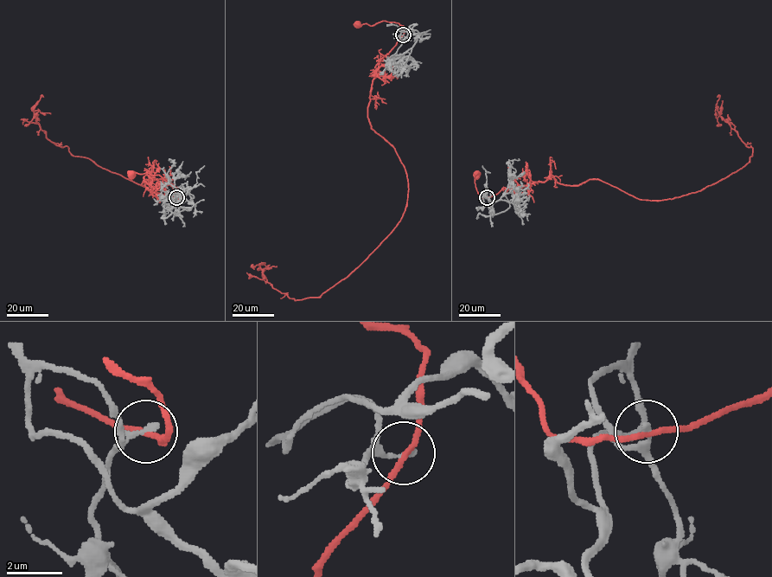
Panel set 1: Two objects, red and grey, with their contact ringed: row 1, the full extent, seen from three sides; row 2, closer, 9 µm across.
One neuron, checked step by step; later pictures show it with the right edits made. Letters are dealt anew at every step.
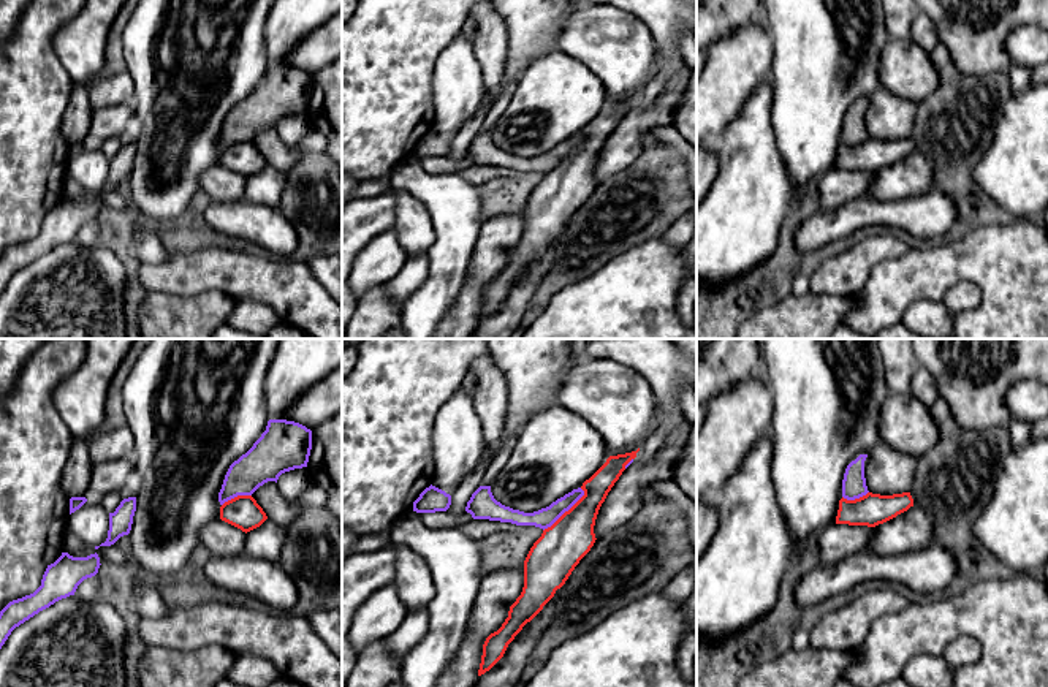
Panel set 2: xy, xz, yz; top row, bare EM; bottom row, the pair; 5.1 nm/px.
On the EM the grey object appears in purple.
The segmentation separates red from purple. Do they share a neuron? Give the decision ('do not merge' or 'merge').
do not merge

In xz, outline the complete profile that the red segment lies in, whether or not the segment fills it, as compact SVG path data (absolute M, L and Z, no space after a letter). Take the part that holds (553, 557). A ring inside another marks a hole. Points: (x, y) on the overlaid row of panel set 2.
M636 451L609 456L583 483L584 495L565 511L530 548L524 560L524 587L510 606L502 627L483 644L478 676L489 671L505 654L508 644L560 589L579 560L595 543L594 526L602 503Z

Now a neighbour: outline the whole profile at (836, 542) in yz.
M831 524L814 538L812 549L818 565L836 564L858 551L868 551L874 527Z

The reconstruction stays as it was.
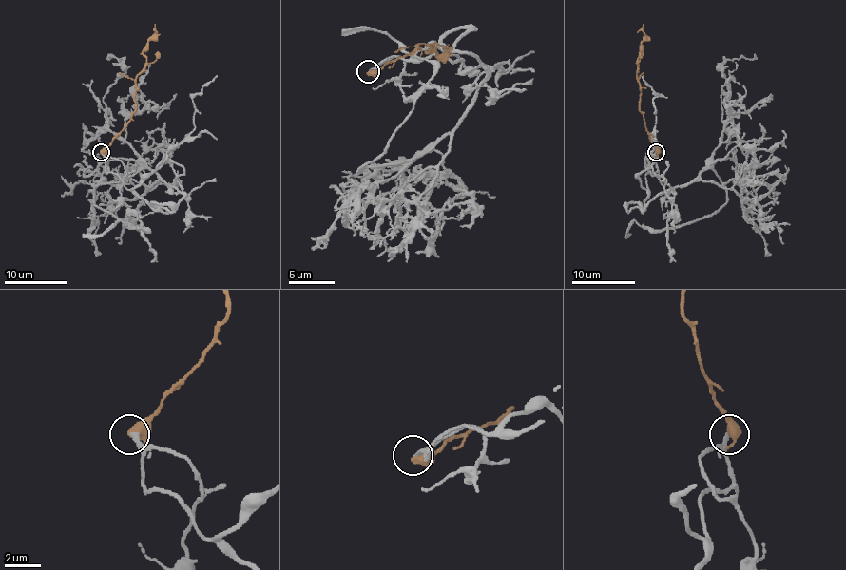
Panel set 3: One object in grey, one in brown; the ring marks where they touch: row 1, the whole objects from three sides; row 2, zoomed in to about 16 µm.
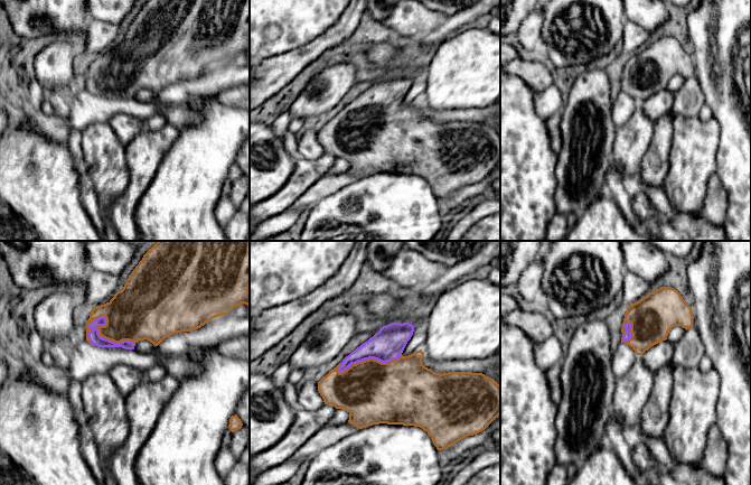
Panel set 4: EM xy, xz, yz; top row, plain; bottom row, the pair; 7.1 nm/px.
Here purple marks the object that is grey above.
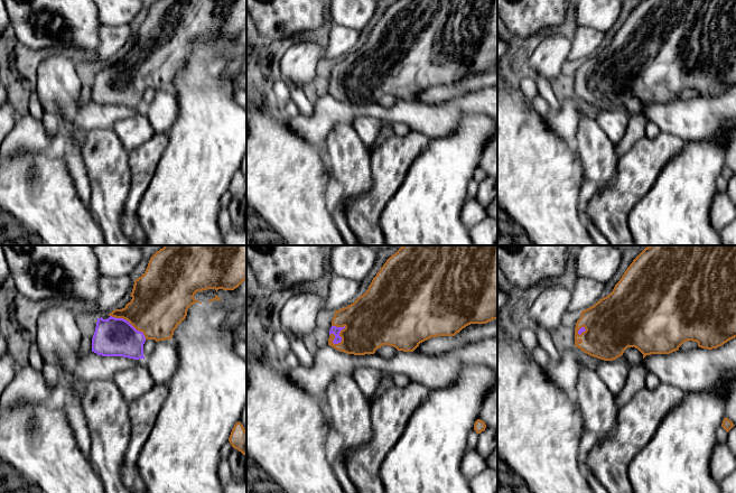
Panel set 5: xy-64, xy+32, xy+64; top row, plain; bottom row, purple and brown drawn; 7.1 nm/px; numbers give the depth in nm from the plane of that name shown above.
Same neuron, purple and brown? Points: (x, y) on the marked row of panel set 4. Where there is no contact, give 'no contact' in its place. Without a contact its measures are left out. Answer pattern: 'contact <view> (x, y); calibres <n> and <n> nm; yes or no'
contact xy (97, 333); calibres 90 and 320 nm; yes

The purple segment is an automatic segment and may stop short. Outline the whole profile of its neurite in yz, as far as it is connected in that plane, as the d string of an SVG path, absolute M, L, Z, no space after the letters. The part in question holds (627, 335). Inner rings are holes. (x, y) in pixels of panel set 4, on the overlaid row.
M661 287L627 307L621 328L621 342L629 345L637 355L642 355L651 346L666 341L673 327L682 326L686 330L689 329L693 319L692 307L680 293L672 287Z

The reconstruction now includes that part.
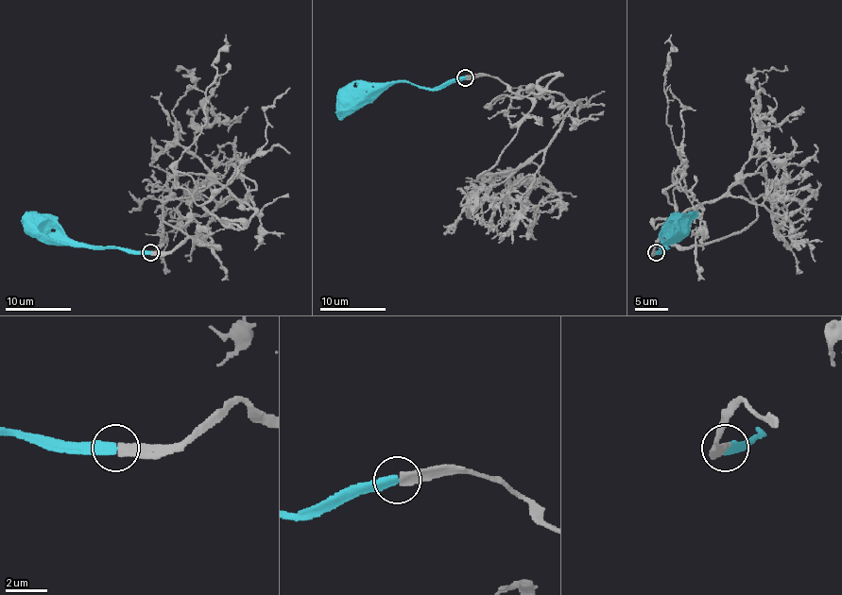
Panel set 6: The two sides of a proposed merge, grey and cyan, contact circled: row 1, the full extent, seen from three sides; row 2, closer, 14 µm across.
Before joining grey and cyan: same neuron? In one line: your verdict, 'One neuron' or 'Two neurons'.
One neuron

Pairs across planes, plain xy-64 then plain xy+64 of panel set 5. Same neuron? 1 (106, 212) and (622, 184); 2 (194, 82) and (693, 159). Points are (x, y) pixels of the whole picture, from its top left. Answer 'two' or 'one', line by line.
1: two
2: one

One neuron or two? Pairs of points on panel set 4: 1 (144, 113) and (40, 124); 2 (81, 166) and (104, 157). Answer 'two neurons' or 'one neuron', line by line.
1: one neuron
2: two neurons

